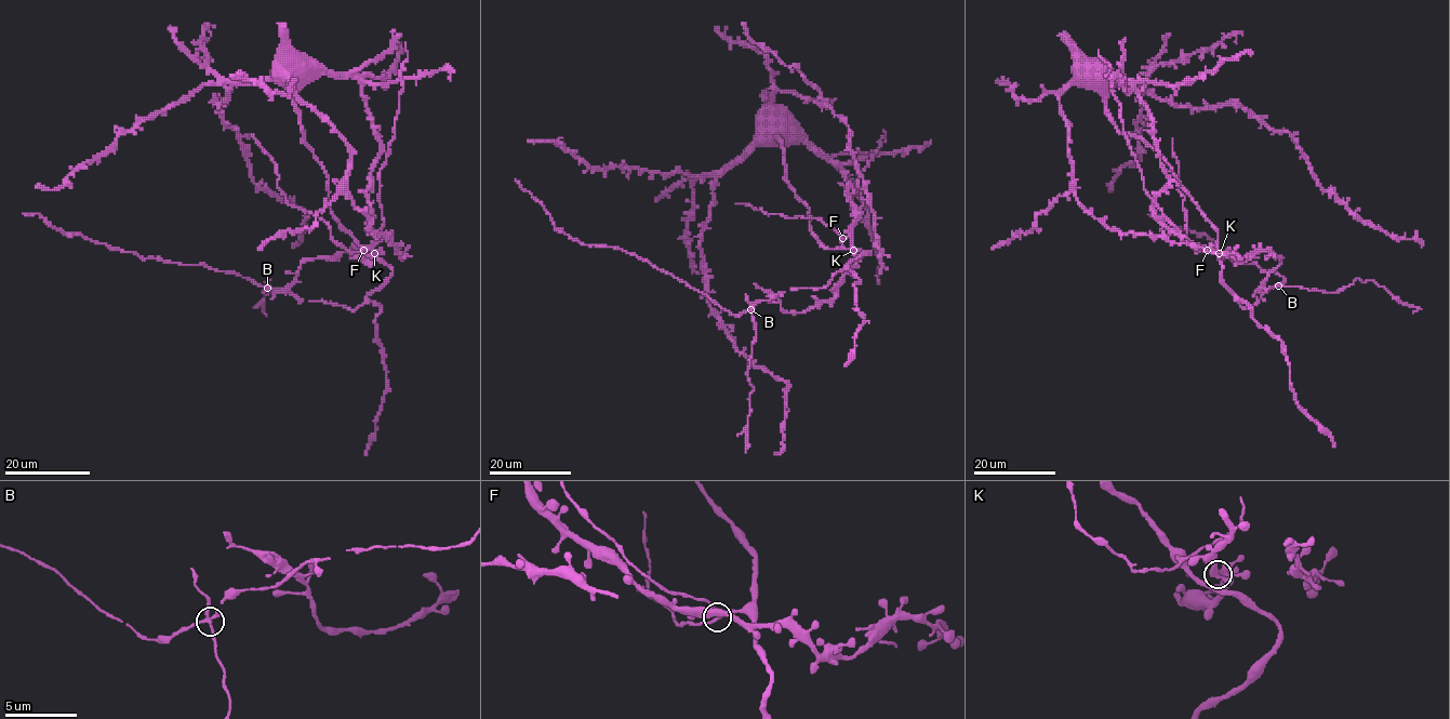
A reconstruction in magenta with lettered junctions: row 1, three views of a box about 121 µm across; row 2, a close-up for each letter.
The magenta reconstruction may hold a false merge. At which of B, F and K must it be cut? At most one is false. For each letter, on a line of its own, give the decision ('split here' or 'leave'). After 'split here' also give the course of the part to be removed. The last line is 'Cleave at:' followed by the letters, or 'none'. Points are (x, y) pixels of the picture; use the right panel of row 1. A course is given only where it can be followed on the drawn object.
B: split here; foreign part runs (1279, 285), (1337, 293), (1359, 278), (1364, 281), (1374, 281), (1404, 303), (1417, 307), (1412, 313)
F: leave
K: leave
Cleave at: B

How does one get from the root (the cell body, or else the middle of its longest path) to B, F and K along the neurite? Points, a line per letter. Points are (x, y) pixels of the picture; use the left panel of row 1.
B: (289, 63), (328, 205), (375, 257), (363, 262), (355, 250), (307, 258), (287, 291), (268, 288)
F: (289, 63), (289, 84), (294, 90), (302, 138), (327, 175), (328, 205), (333, 217), (363, 250)
K: (289, 63), (289, 84), (294, 90), (302, 138), (327, 175), (328, 205), (357, 243), (368, 254), (374, 253)

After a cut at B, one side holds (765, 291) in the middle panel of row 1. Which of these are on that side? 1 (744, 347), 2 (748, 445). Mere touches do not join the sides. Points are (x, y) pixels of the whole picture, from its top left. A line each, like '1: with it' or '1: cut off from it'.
1: with it
2: cut off from it

